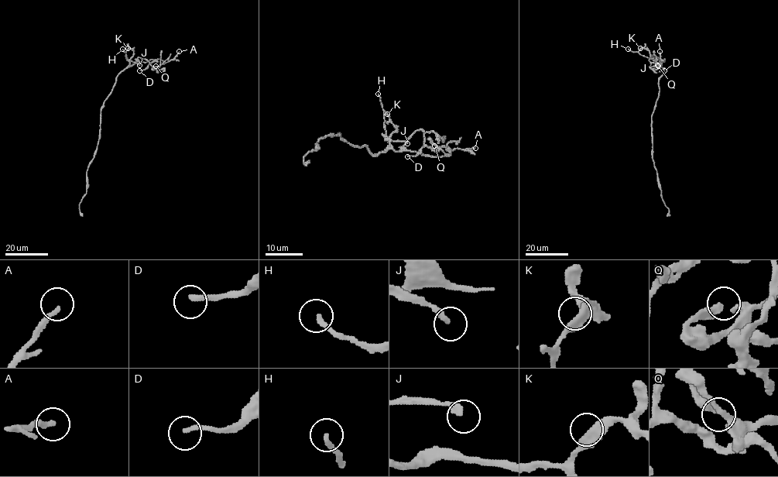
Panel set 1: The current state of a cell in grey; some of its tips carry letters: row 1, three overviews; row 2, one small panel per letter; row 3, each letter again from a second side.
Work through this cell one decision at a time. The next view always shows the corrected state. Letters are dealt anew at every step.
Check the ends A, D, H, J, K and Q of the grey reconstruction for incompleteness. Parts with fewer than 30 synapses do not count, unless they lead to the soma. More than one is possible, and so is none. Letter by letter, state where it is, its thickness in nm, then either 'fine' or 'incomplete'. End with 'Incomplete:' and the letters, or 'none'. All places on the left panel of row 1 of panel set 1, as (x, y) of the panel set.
A: at (179, 51); 200 nm thick; incomplete
D: at (139, 70); 200 nm thick; fine
H: at (122, 49); 200 nm thick; fine
J: at (139, 65); 240 nm thick; fine
K: at (128, 48); 320 nm thick; fine
Q: at (155, 66); 360 nm thick; fine
Incomplete: A

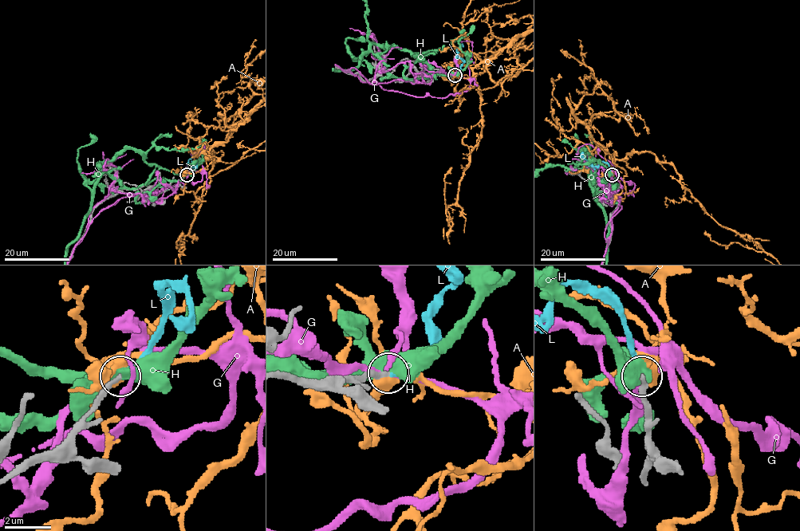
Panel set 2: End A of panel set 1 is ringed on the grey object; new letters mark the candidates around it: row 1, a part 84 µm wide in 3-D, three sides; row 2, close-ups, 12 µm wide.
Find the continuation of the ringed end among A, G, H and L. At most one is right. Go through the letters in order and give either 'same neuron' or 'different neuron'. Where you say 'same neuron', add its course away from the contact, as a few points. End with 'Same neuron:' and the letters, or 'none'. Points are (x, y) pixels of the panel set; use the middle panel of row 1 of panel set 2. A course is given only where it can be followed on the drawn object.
A: different neuron
G: different neuron
H: different neuron
L: same neuron
Same neuron: L

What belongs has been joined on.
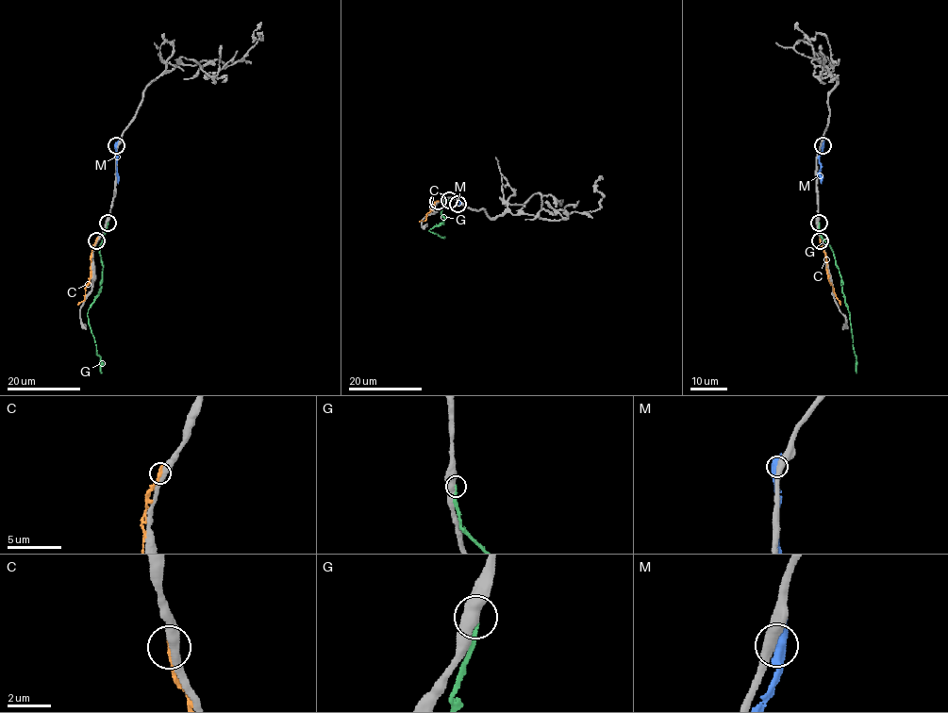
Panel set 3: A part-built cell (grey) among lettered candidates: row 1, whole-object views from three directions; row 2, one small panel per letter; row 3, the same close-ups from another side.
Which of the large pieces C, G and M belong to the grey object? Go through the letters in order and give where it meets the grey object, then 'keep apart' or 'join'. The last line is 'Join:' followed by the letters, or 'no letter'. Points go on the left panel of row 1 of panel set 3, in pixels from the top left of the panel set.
C: contact (96, 240); keep apart
G: contact (108, 223); keep apart
M: contact (116, 145); keep apart
Join: no letter

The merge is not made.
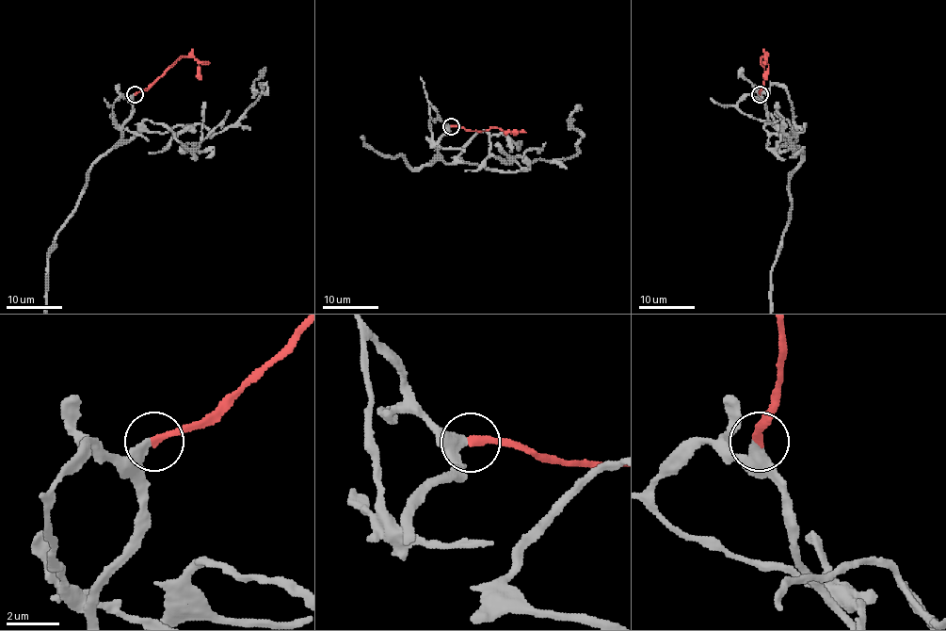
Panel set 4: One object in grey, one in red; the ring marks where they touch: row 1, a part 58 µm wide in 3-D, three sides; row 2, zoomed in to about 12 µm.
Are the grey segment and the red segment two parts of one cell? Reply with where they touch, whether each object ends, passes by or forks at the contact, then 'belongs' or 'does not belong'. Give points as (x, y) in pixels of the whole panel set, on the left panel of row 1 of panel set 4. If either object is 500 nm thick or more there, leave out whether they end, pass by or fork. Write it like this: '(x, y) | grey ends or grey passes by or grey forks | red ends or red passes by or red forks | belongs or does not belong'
(135, 94) | grey ends | red ends | belongs

